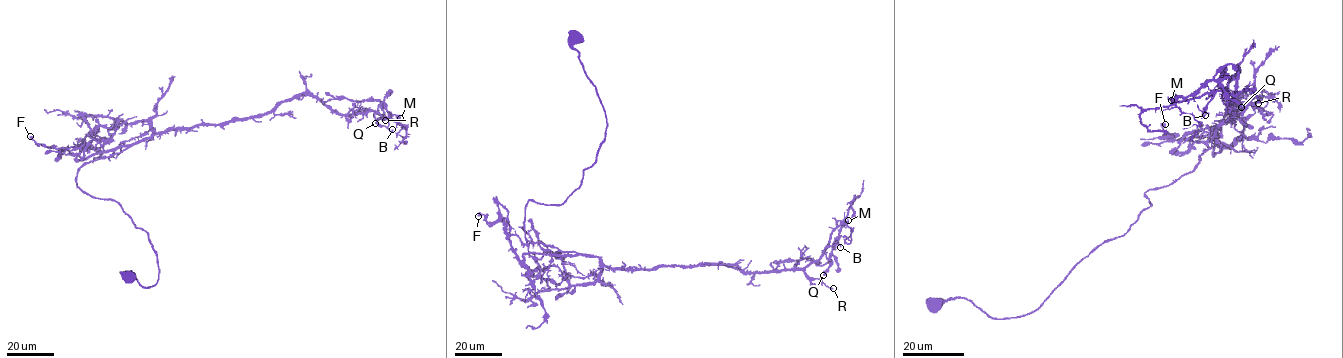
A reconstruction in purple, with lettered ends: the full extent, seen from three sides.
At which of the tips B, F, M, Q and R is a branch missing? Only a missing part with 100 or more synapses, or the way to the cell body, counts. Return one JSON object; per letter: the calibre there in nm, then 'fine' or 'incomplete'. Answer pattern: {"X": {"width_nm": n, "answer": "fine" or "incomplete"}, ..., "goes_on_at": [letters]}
{"B": {"width_nm": 200, "answer": "fine"}, "F": {"width_nm": 600, "answer": "fine"}, "M": {"width_nm": 500, "answer": "fine"}, "Q": {"width_nm": 200, "answer": "fine"}, "R": {"width_nm": 240, "answer": "fine"}, "goes_on_at": []}

